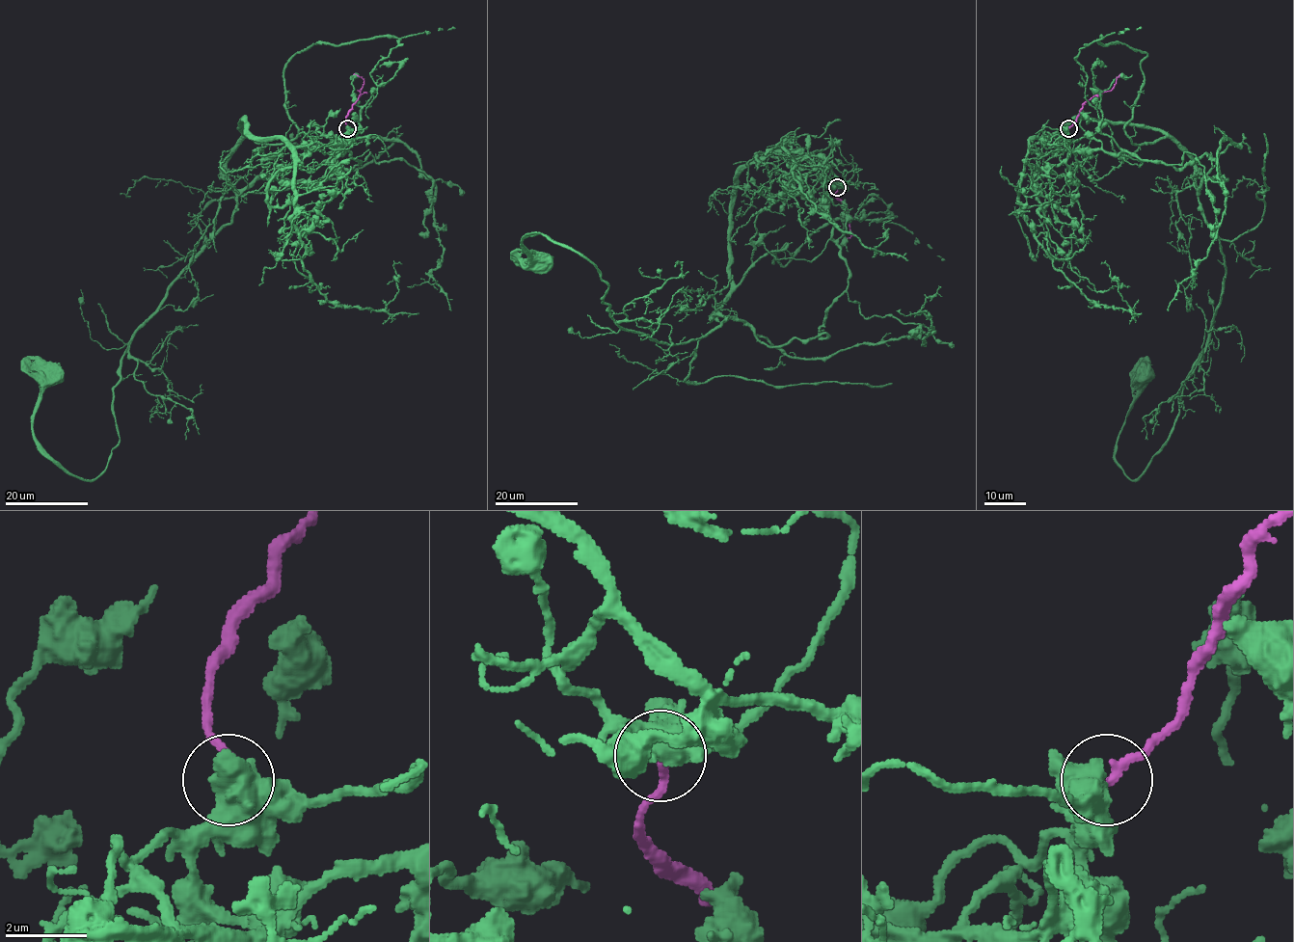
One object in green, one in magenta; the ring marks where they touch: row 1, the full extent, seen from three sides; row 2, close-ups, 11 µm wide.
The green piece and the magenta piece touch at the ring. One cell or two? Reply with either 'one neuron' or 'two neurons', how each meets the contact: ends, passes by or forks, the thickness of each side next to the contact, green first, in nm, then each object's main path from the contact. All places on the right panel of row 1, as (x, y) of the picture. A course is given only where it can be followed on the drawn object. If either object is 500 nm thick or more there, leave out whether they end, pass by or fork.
two neurons; calibres 650 and 220 nm; course green (1067, 128), (1095, 179), (1170, 137), (1219, 241), (1205, 350), (1167, 444), (1131, 480), (1115, 451), (1143, 373); course magenta (1068, 128), (1075, 121), (1079, 111), (1091, 98), (1110, 91), (1119, 74)

